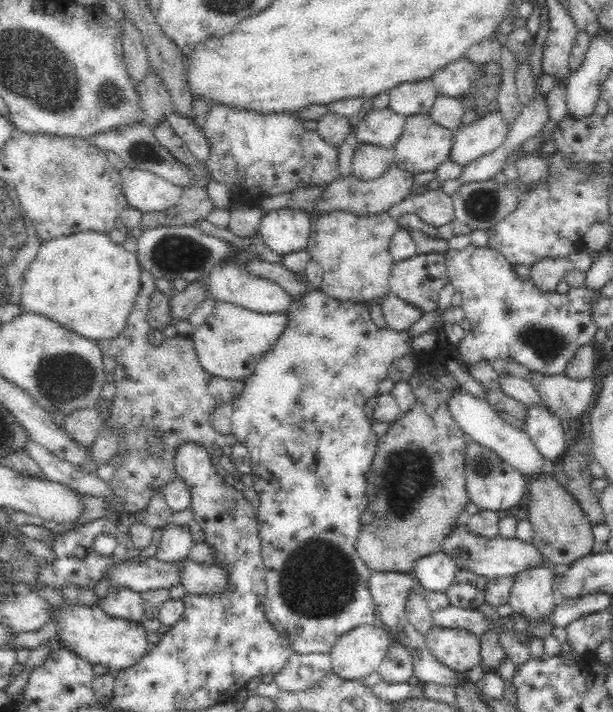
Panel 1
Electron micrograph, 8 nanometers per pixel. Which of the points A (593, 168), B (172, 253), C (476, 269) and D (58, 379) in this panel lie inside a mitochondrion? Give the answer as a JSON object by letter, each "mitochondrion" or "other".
{"A":"other","B":"mitochondrion","C":"other","D":"mitochondrion"}

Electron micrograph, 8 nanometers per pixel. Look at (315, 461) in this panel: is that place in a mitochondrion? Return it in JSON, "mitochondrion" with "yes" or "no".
{"mitochondrion":"no"}

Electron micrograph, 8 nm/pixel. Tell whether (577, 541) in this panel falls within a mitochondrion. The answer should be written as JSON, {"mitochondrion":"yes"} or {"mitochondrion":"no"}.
{"mitochondrion":"no"}

